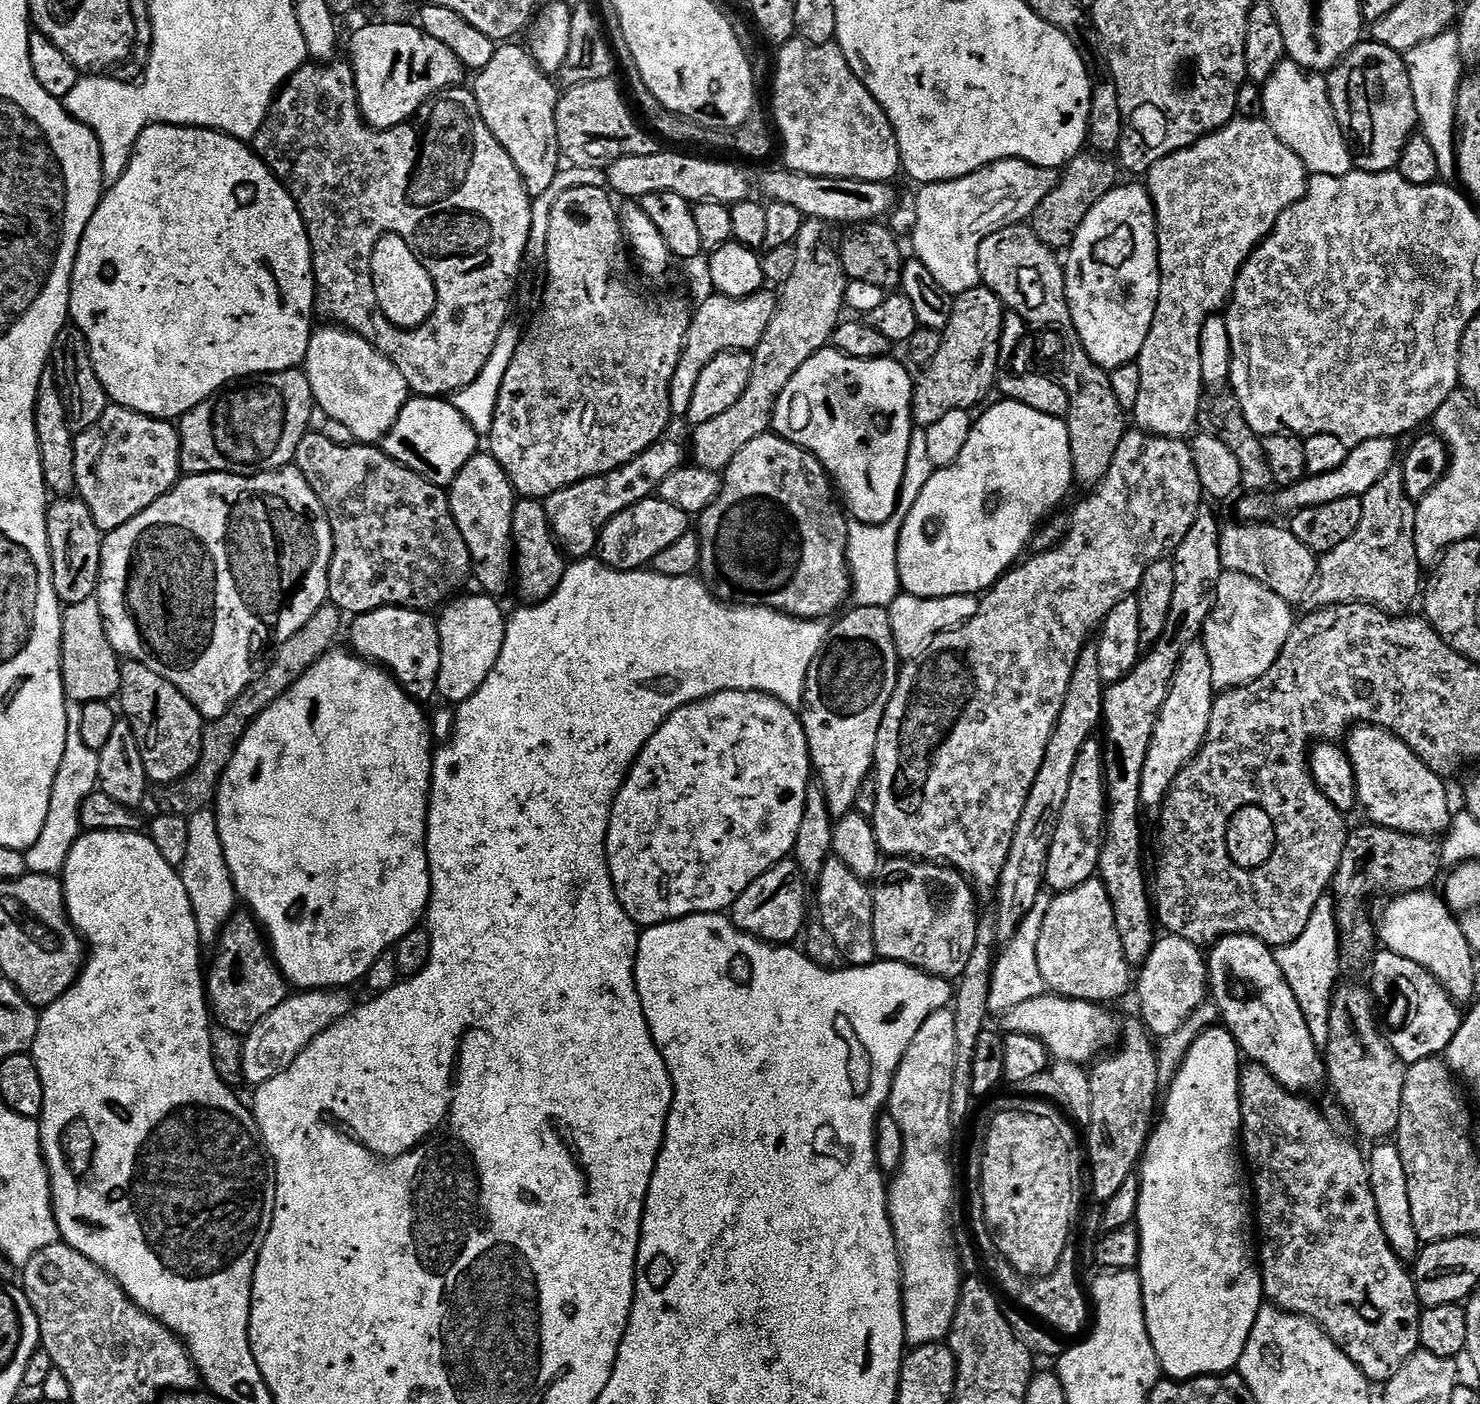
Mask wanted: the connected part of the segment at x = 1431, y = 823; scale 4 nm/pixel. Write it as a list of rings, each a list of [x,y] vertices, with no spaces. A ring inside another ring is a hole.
[[[1362,724],[1353,727],[1346,737],[1346,751],[1356,774],[1356,789],[1359,794],[1359,807],[1369,821],[1383,828],[1410,832],[1415,836],[1431,836],[1440,838],[1450,827],[1450,811],[1448,812],[1448,788],[1440,781],[1433,765],[1427,760],[1418,758],[1418,754],[1404,740],[1400,740],[1384,728],[1373,724]]]

